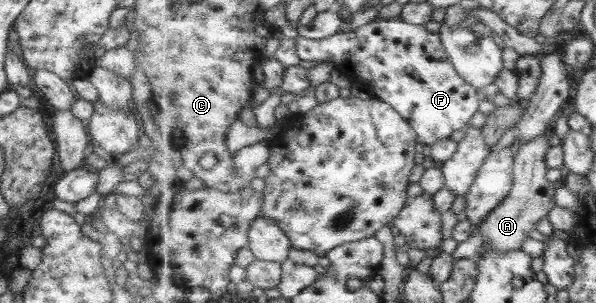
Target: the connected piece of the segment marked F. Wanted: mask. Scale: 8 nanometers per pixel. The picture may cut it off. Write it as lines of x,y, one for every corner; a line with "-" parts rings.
394,17
322,40
299,35
294,40
302,61
334,62
339,73
358,80
359,88
394,106
419,133
421,146
431,147
455,131
468,130
471,117
479,112
478,89
454,69
439,33
427,31
423,25

